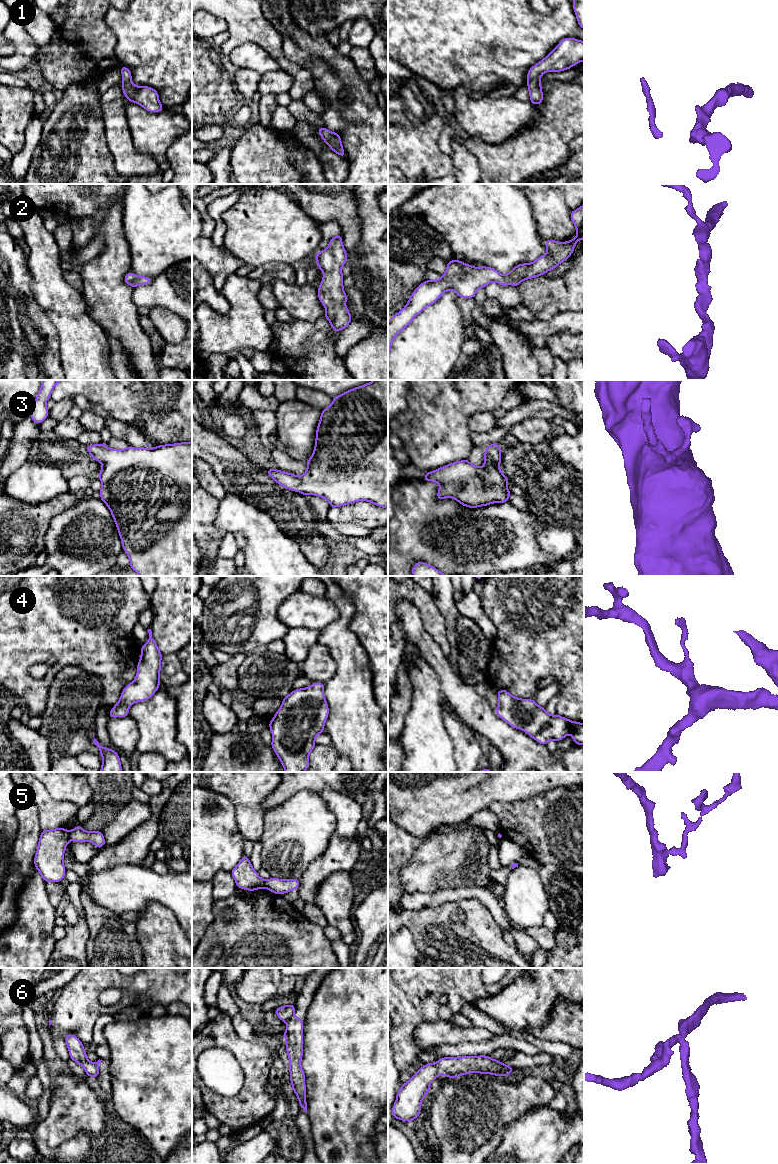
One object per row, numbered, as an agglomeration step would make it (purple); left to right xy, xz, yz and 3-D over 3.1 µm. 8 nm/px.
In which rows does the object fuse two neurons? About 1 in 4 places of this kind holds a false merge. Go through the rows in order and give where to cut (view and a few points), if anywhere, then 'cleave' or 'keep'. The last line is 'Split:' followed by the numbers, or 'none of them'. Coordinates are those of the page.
1: no cut; keep
2: no cut; keep
3: no cut; keep
4: no cut; keep
5: cut in xy along (68, 831), (70, 839); cleave
6: no cut; keep
Split: 5

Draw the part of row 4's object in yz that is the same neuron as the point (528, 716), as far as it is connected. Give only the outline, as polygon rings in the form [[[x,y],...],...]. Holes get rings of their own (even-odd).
[[[504,689],[498,691],[497,697],[499,706],[494,710],[495,713],[502,720],[505,720],[511,727],[525,731],[528,736],[536,740],[538,743],[547,745],[550,740],[558,742],[568,734],[571,734],[574,744],[584,745],[583,723],[569,720],[559,714],[550,715],[545,708],[540,707],[533,699],[514,697]]]

